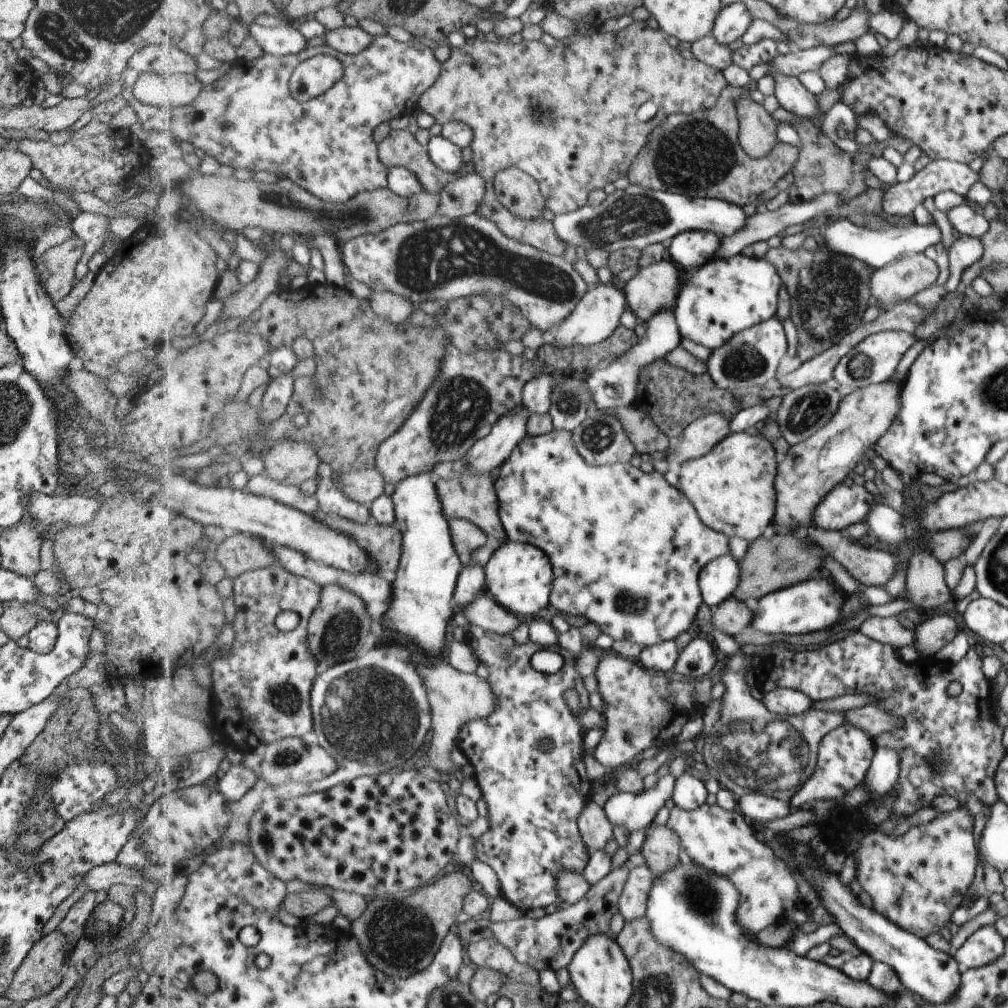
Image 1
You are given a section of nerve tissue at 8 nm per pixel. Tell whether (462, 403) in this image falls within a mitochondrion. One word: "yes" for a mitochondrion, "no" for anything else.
yes

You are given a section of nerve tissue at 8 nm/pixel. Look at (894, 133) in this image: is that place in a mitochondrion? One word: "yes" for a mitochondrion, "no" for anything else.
no

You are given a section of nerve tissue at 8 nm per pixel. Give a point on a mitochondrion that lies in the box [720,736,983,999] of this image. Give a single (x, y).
(936, 762)

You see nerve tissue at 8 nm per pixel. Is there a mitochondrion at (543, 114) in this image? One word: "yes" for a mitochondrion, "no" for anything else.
yes

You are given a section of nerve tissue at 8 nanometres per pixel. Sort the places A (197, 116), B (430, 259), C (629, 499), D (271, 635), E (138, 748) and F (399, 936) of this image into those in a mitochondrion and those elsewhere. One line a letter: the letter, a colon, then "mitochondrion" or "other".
A: other
B: mitochondrion
C: other
D: other
E: other
F: mitochondrion

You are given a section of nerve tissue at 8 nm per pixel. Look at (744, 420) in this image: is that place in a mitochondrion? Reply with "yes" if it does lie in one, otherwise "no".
no

